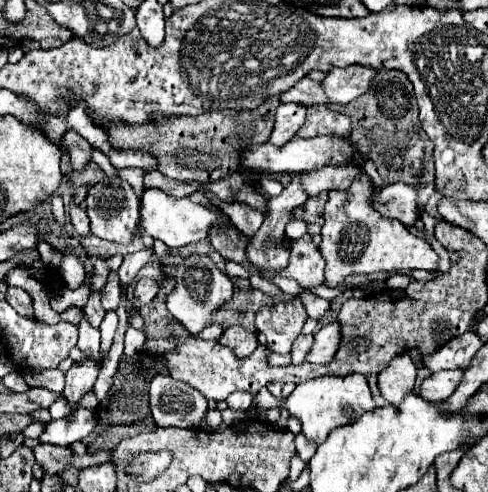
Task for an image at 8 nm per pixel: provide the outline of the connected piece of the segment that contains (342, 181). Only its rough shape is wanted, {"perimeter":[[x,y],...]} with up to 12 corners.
{"perimeter":[[355,163],[327,165],[303,175],[309,197],[347,191],[363,177]]}

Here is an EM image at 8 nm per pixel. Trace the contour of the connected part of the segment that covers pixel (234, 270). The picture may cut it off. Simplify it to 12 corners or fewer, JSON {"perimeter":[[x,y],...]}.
{"perimeter":[[223,259],[229,277],[249,277],[245,267]]}

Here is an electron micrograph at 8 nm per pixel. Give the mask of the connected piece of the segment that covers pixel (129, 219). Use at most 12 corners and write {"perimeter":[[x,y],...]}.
{"perimeter":[[119,177],[89,187],[91,233],[129,243],[139,197]]}

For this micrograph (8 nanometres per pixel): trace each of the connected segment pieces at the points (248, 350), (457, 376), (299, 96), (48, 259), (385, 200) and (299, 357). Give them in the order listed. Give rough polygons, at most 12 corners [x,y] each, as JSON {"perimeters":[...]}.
{"perimeters":[[[241,325],[227,327],[219,339],[239,359],[257,349],[257,335]],[[463,369],[437,371],[421,383],[419,395],[431,403],[453,395]],[[303,77],[279,97],[305,107],[329,103],[321,85]],[[39,242],[37,251],[46,266],[59,268],[62,254],[51,244]],[[393,183],[379,189],[371,205],[405,227],[417,219],[417,193]],[[299,335],[293,343],[291,359],[303,363],[313,345],[313,335]]]}

